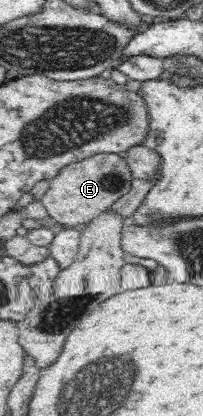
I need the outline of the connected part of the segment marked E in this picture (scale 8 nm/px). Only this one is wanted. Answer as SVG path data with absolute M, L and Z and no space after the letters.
M113 153L93 154L80 162L64 166L48 182L49 189L40 199L48 215L59 225L86 225L96 214L111 208L132 186L132 174L124 155Z

